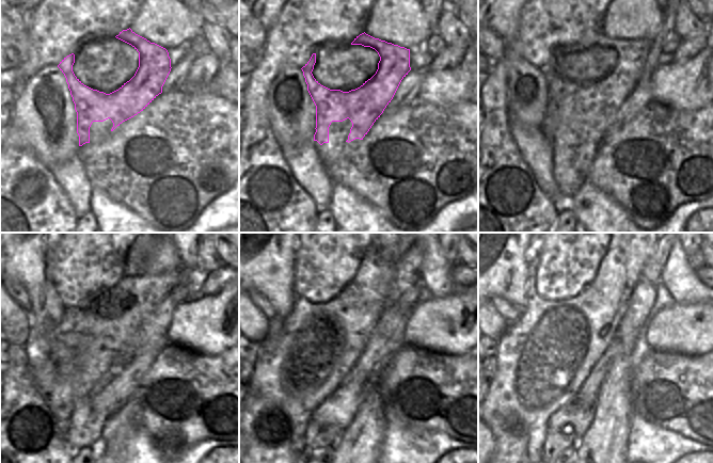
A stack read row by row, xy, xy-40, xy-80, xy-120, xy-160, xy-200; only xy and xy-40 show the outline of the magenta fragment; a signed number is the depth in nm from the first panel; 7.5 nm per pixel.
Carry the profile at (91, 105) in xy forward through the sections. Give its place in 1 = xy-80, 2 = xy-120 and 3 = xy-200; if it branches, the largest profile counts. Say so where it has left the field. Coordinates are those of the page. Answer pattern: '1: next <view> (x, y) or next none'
1: next xy-80 (600, 101)
2: next xy-120 (116, 345)
3: next xy-200 (650, 273)

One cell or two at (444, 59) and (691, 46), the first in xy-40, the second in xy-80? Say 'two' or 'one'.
one

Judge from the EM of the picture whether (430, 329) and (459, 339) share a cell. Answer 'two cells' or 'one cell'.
one cell

